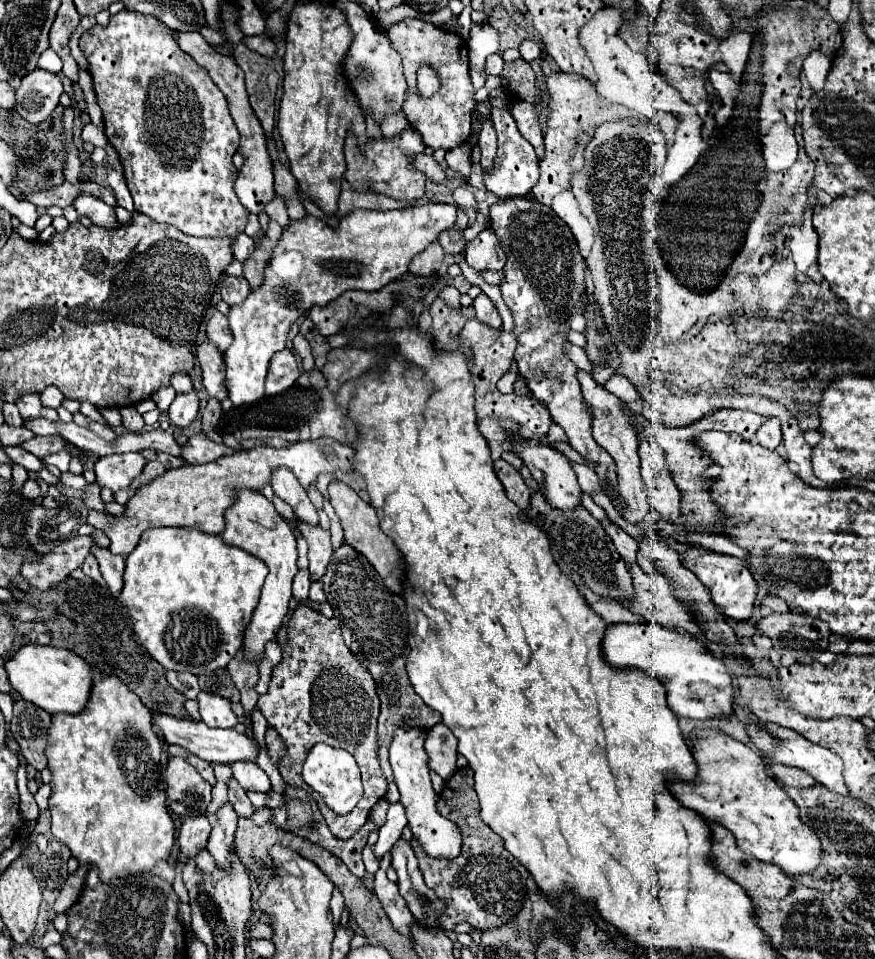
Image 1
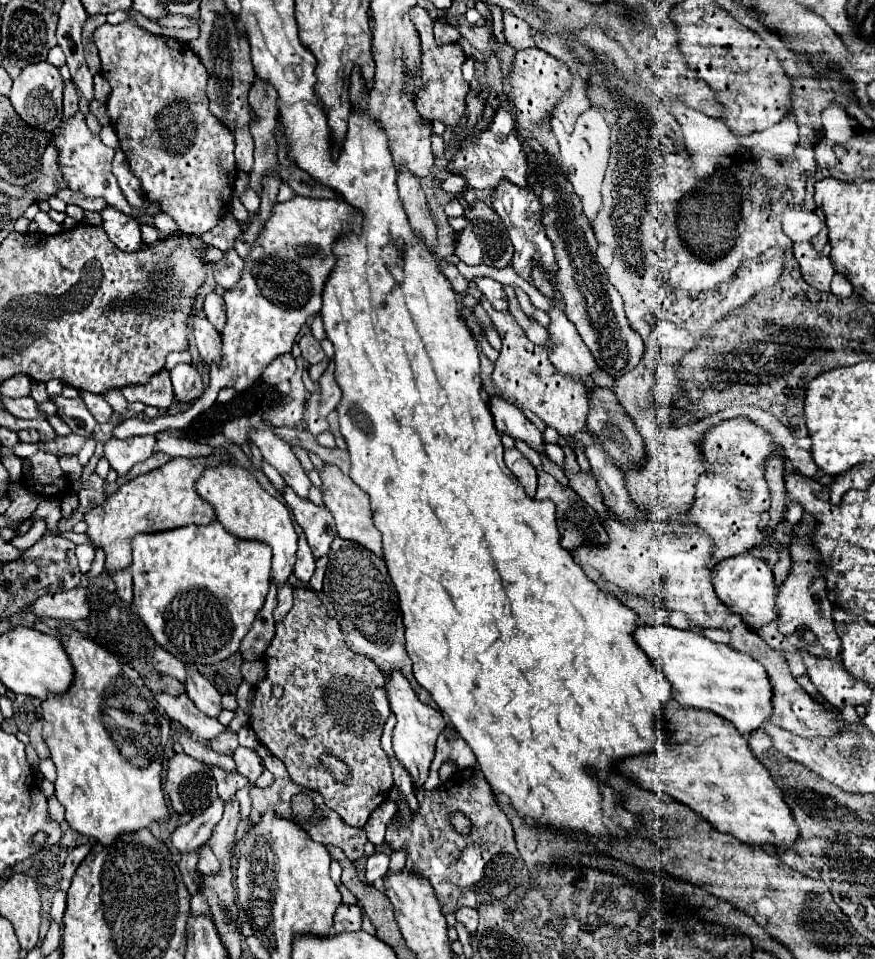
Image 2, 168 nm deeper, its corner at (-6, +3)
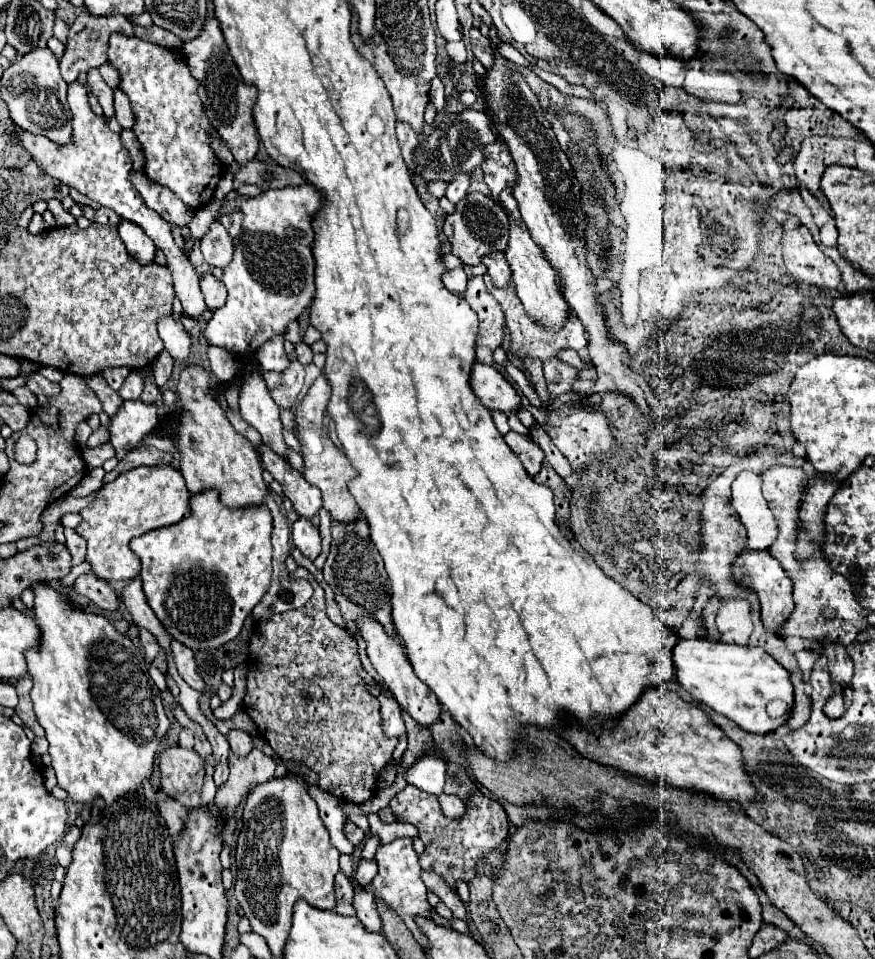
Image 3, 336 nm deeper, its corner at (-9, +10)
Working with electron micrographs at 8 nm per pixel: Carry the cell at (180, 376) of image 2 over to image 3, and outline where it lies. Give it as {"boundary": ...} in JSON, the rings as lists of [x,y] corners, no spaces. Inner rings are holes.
{"boundary":[[[166,318],[166,320],[160,320],[158,324],[158,332],[164,340],[164,346],[168,350],[168,354],[182,362],[182,364],[188,364],[188,358],[190,358],[190,338],[184,330],[184,326],[172,318]]]}

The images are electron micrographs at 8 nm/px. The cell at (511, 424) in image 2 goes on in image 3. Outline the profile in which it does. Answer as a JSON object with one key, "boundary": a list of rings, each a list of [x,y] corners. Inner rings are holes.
{"boundary":[[[476,362],[470,384],[488,410],[500,410],[504,414],[518,414],[522,410],[520,394],[512,388],[510,382],[504,380],[504,376],[494,366]]]}

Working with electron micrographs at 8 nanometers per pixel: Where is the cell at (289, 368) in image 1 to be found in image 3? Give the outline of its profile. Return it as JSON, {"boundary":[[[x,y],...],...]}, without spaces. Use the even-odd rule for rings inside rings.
{"boundary":[[[268,340],[258,352],[256,358],[264,370],[278,370],[282,372],[284,368],[290,366],[290,358],[284,350],[284,340]]]}

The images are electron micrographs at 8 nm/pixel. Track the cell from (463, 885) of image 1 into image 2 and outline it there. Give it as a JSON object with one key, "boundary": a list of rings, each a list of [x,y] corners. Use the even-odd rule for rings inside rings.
{"boundary":[[[459,769],[445,783],[441,783],[435,791],[417,789],[415,795],[419,801],[419,811],[411,813],[411,821],[405,827],[399,825],[399,813],[397,813],[393,817],[393,825],[387,827],[385,843],[389,843],[393,849],[399,849],[399,847],[407,849],[407,865],[429,879],[441,903],[441,911],[447,915],[447,913],[455,913],[459,907],[479,907],[479,903],[493,903],[497,899],[501,901],[503,897],[507,897],[513,891],[515,883],[519,881],[517,873],[523,871],[525,863],[515,847],[513,827],[507,815],[497,807],[491,787],[485,781],[483,773],[479,769]],[[455,809],[467,813],[467,817],[473,821],[469,835],[459,835],[451,827],[449,813]]]}

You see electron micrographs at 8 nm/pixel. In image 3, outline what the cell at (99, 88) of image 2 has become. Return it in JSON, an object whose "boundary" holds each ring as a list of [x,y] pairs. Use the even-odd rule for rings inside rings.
{"boundary":[[[104,64],[104,66],[100,66],[100,74],[102,74],[104,82],[106,82],[112,90],[118,86],[118,82],[120,82],[120,78],[118,78],[118,70],[116,70],[112,64]]]}

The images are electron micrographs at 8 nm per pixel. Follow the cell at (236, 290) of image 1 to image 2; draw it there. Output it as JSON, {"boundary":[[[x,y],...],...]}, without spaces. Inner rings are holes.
{"boundary":[[[231,249],[223,253],[223,259],[211,265],[213,269],[213,277],[215,281],[223,287],[223,289],[231,289],[237,285],[241,271],[243,271],[243,259]]]}

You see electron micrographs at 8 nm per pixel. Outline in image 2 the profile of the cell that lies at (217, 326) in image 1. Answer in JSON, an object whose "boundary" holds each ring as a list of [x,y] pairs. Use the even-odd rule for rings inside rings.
{"boundary":[[[209,293],[205,297],[203,311],[205,311],[207,319],[215,325],[217,331],[221,331],[225,327],[225,307],[223,307],[223,299],[217,293]]]}

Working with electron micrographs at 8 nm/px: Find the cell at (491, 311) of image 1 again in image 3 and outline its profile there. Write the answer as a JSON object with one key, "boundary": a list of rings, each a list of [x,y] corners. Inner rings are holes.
{"boundary":[[[496,252],[494,256],[484,256],[482,264],[488,268],[488,274],[496,288],[506,288],[508,284],[512,284],[512,272],[502,252]]]}

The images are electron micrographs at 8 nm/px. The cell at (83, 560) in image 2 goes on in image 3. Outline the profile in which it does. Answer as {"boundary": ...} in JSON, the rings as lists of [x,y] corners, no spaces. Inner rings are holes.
{"boundary":[[[66,528],[64,534],[66,534],[66,546],[72,554],[72,564],[82,564],[86,560],[86,540],[76,530],[70,528]]]}

